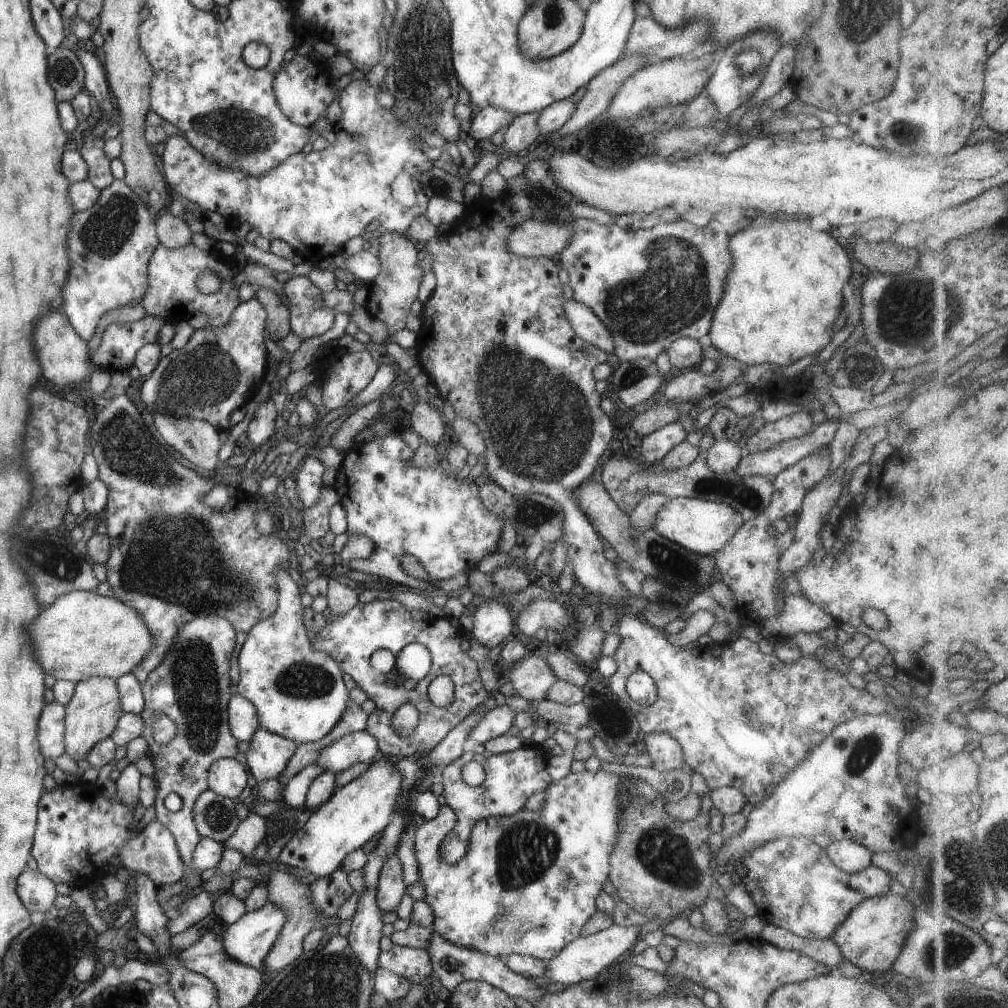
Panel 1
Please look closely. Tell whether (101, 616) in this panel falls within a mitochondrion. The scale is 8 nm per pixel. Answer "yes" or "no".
no

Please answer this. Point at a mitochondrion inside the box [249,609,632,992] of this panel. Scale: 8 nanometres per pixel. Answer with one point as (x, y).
(526, 850)

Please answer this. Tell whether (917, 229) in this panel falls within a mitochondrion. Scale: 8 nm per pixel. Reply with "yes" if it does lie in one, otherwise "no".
no

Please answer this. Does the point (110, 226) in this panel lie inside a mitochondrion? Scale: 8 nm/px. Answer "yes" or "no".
yes

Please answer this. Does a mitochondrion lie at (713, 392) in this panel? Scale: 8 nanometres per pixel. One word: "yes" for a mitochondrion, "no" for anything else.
no

